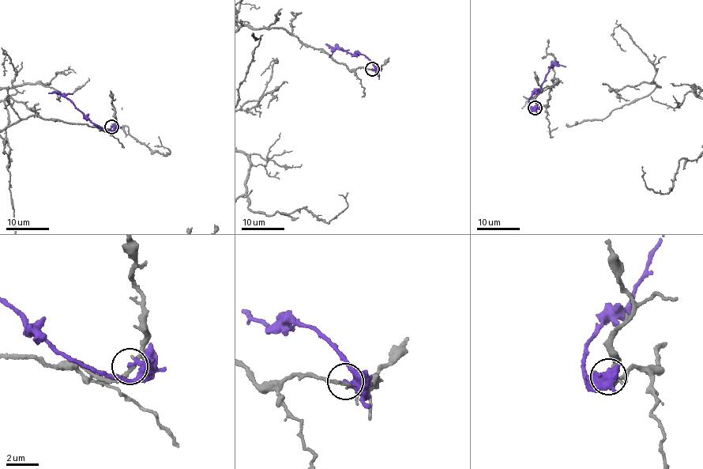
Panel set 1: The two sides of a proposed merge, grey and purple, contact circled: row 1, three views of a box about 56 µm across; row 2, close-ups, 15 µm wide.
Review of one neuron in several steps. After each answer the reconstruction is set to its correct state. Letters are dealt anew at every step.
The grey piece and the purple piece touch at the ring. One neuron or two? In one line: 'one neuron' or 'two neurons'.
two neurons

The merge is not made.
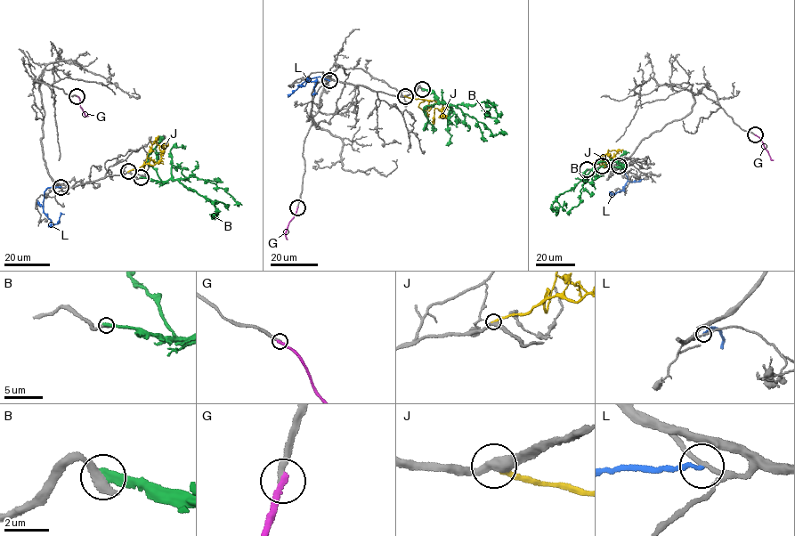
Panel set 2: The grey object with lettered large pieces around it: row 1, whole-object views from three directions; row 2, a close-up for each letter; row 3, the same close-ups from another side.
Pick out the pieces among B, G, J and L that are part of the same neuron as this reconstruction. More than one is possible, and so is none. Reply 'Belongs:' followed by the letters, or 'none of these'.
Belongs: none of these

